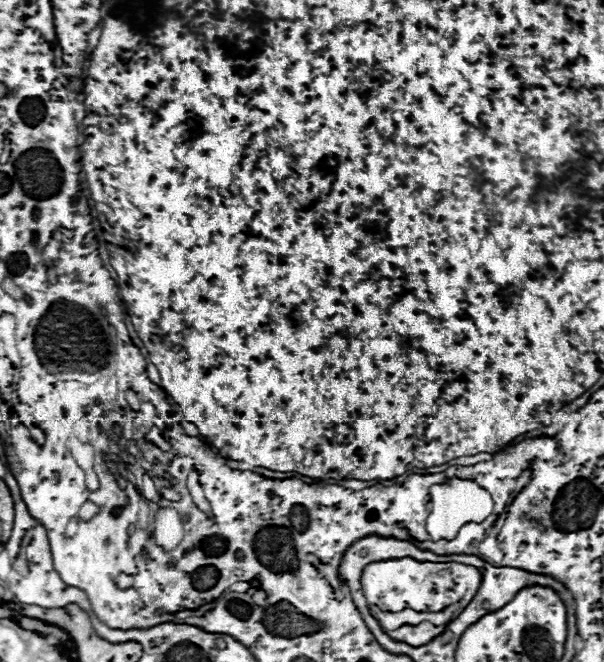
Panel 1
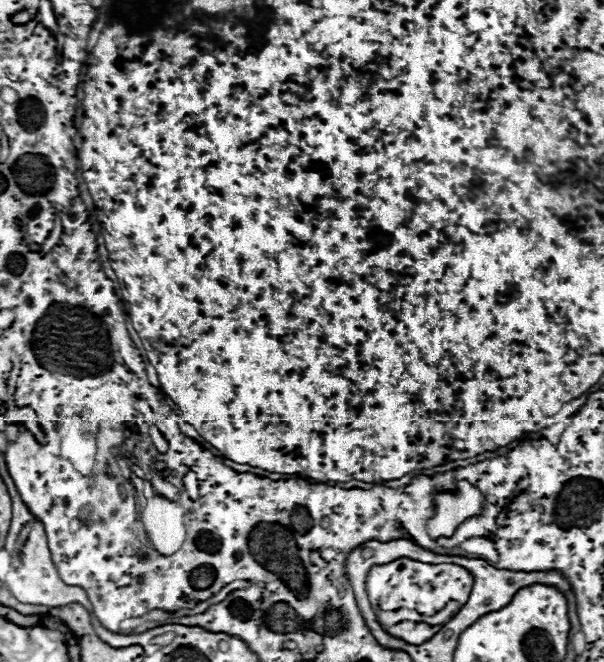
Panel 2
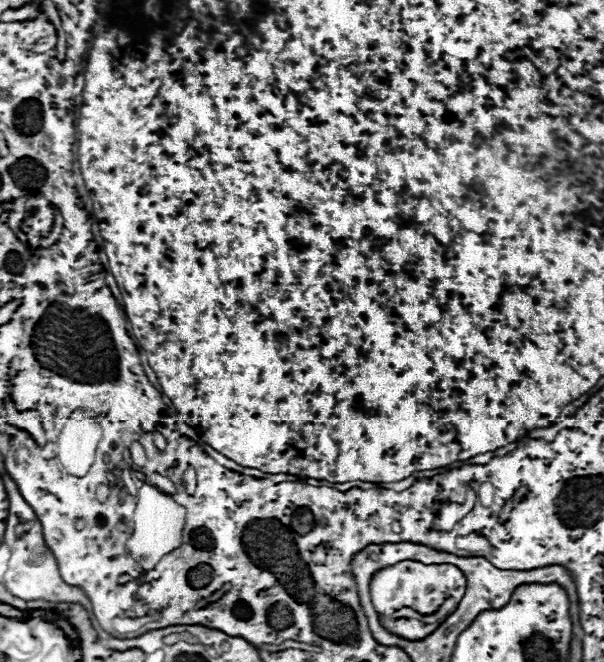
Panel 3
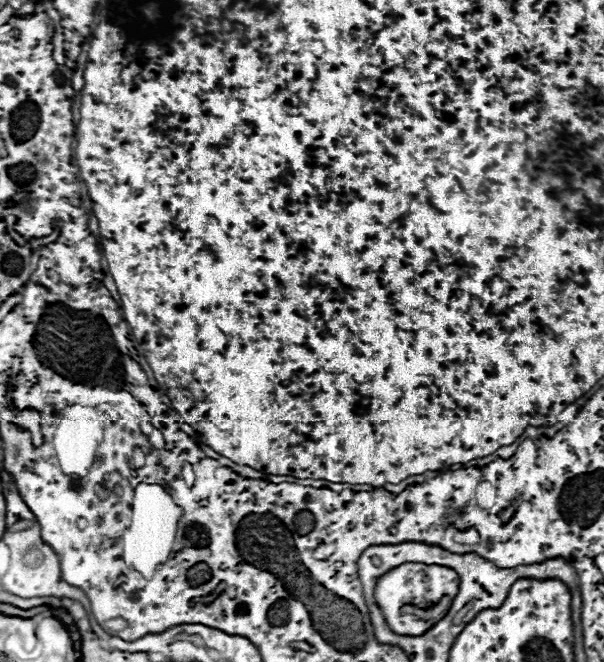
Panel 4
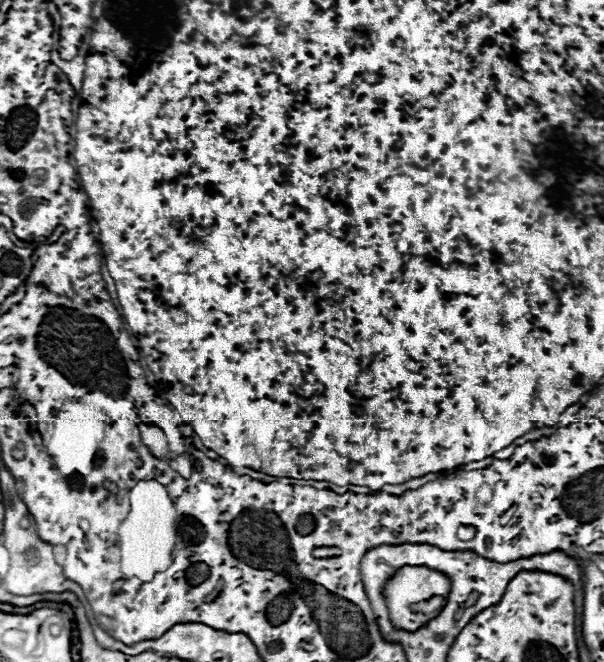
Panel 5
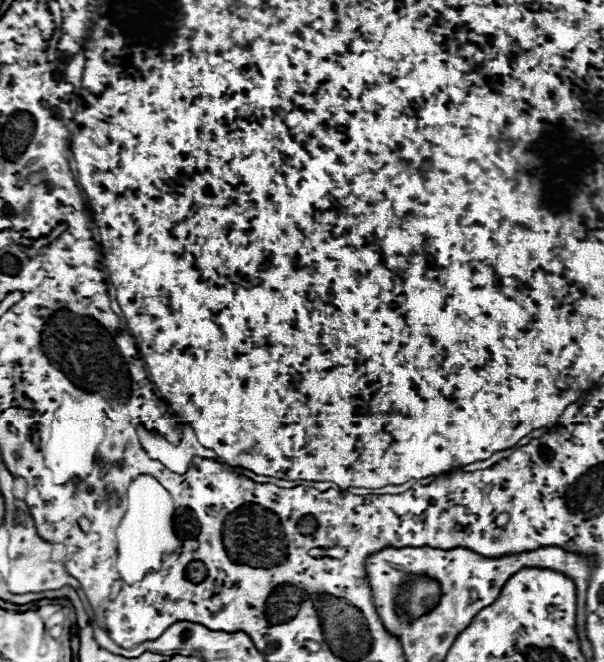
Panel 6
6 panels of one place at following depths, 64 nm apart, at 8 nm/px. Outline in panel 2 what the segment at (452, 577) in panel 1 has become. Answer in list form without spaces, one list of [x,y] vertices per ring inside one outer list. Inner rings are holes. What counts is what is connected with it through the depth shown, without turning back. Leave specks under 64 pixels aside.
[[[400,558],[390,564],[374,566],[366,578],[366,592],[370,604],[378,606],[380,610],[412,608],[420,614],[434,614],[442,610],[448,600],[458,600],[460,604],[464,604],[470,594],[472,582],[472,574],[458,564],[424,564],[410,558]]]

